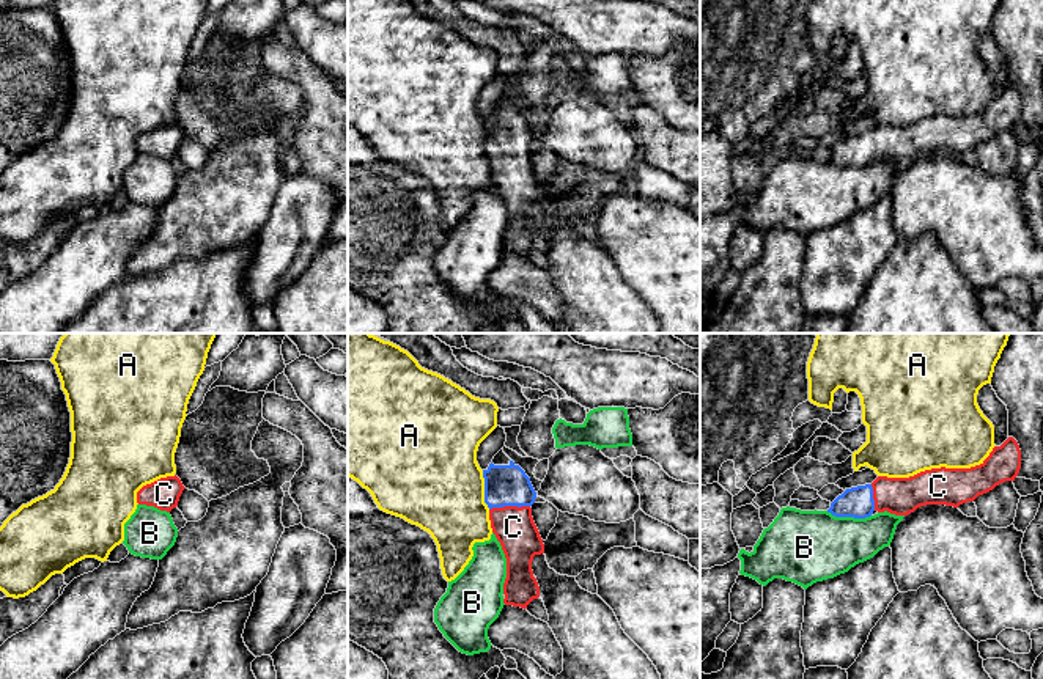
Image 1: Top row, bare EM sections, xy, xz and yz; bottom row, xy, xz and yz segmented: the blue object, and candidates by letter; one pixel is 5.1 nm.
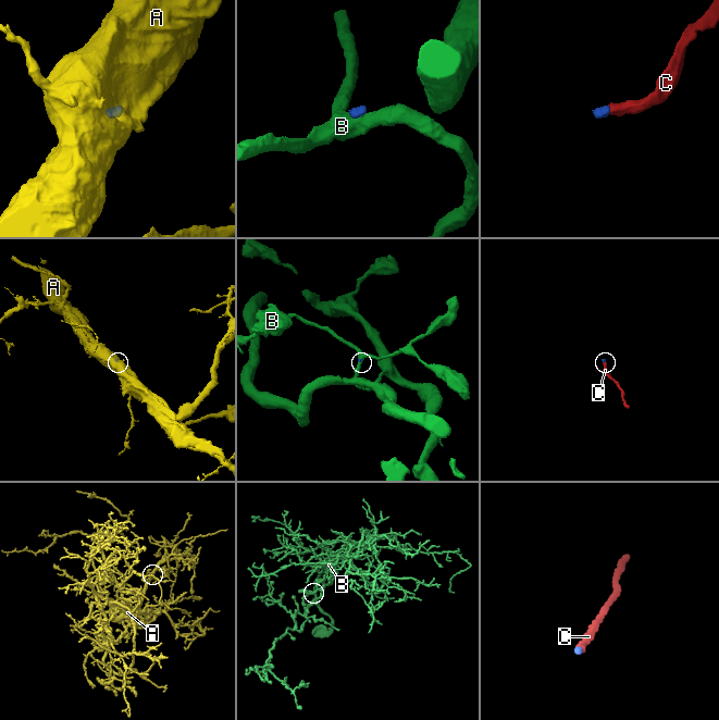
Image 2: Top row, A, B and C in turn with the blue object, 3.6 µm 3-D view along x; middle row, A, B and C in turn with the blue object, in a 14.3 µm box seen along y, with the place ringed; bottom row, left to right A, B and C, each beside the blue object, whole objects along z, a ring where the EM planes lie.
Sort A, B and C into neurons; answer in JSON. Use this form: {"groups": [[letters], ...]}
{"groups": [["A"], ["B"], ["C"]]}

